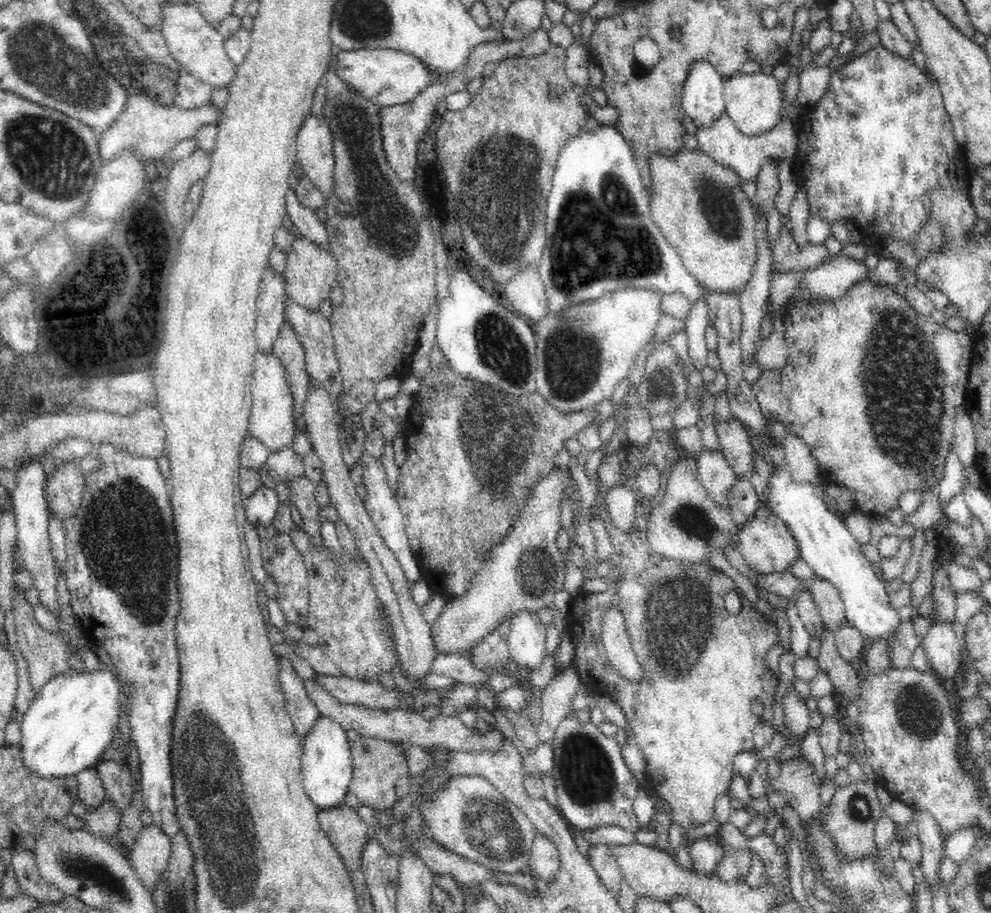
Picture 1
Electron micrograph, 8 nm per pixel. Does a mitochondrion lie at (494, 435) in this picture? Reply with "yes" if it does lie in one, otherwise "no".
yes

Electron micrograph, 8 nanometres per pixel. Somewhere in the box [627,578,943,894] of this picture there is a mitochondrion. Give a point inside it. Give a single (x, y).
(860, 805)

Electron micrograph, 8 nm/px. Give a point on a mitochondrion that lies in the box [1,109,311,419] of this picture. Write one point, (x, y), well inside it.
(50, 156)

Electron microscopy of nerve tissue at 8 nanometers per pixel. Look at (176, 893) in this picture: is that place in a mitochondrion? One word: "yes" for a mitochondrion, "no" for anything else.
yes

